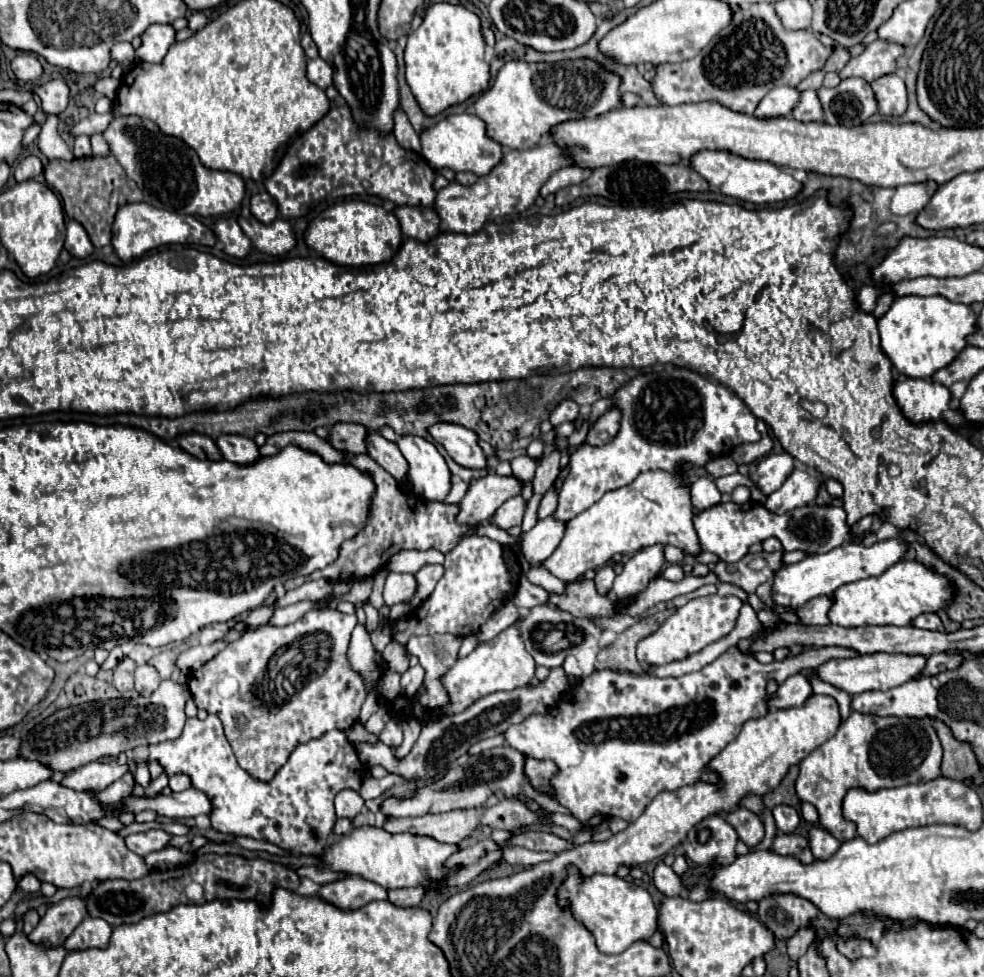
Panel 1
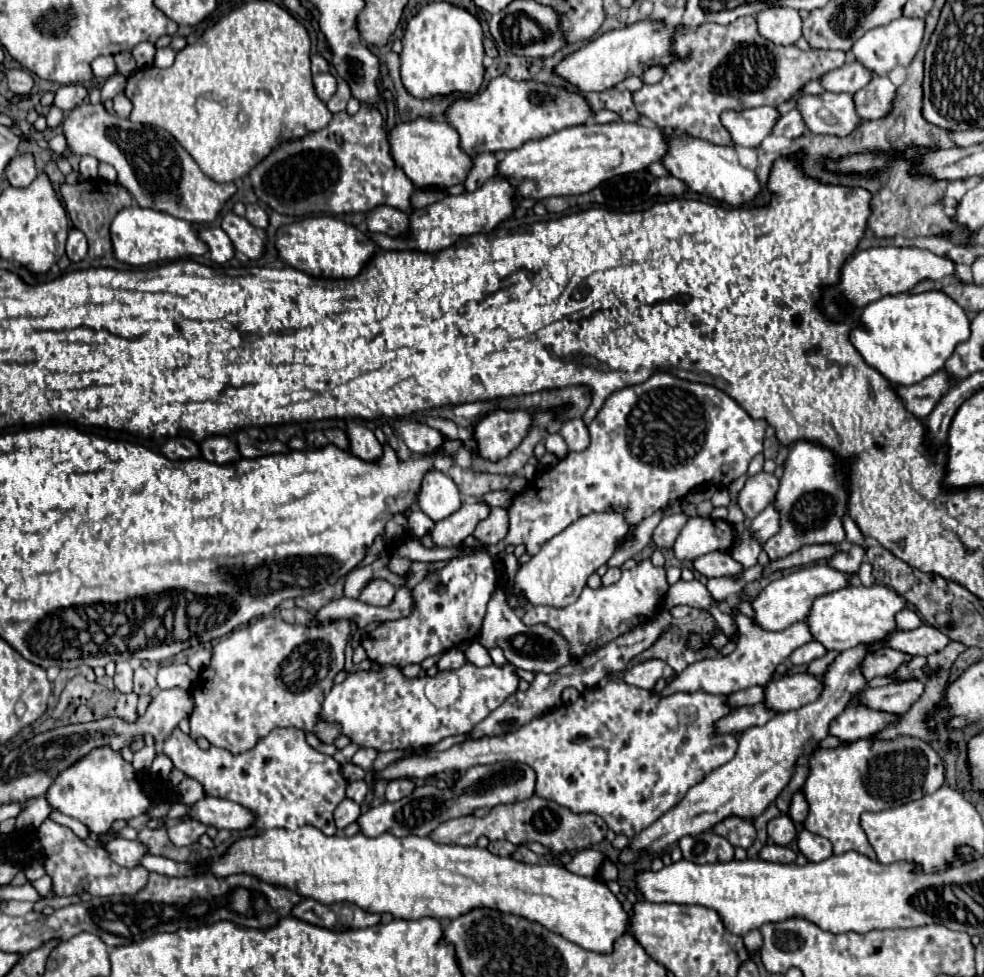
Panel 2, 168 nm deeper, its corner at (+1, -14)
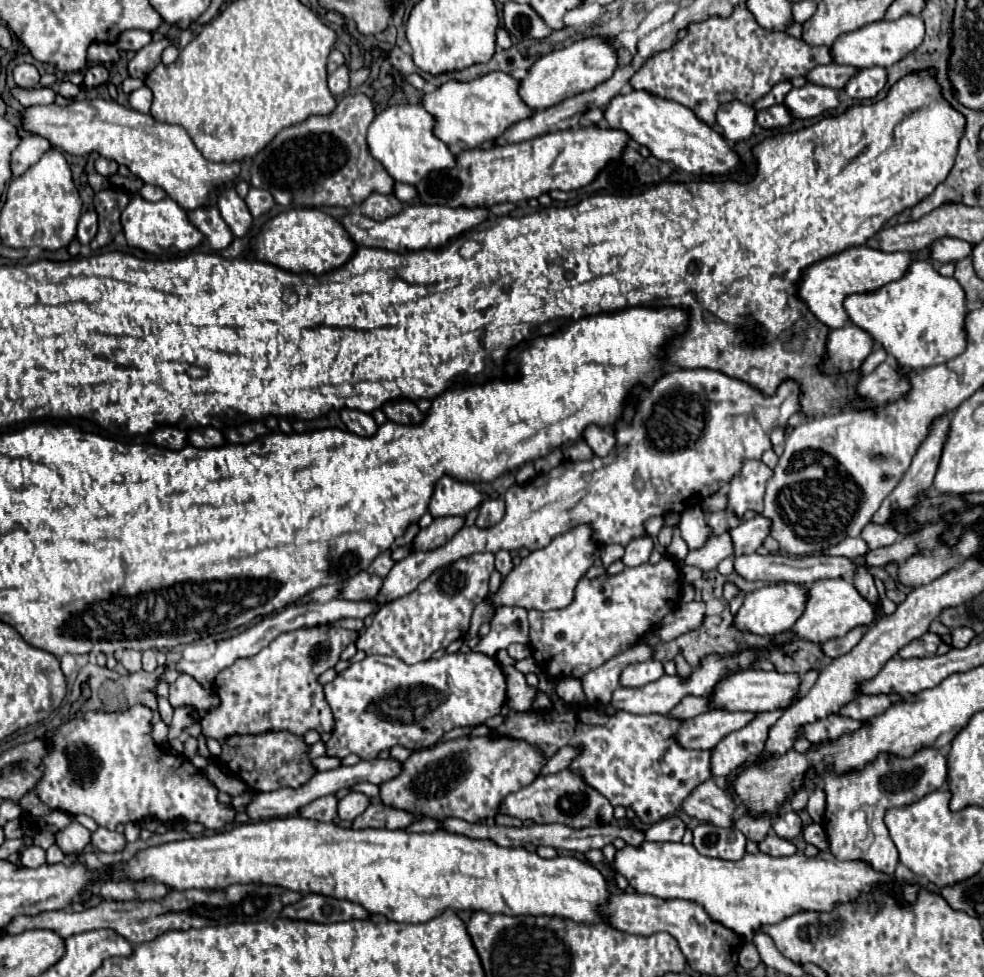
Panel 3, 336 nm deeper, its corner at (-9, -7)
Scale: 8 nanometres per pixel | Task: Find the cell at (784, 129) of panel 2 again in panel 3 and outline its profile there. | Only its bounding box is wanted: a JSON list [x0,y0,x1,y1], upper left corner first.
[758,105,792,129]

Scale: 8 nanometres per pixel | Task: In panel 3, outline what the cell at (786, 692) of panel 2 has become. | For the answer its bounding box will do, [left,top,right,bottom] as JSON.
[710,671,800,711]

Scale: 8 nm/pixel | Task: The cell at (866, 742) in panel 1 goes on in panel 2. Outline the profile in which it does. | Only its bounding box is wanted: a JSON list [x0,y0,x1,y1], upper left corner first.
[804,738,944,860]

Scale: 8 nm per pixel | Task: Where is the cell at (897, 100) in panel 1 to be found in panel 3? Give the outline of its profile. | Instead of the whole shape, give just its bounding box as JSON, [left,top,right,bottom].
[844,67,888,99]

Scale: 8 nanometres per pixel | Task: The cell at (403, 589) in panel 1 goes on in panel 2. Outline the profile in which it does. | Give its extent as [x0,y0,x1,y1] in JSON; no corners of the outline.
[358,580,396,606]

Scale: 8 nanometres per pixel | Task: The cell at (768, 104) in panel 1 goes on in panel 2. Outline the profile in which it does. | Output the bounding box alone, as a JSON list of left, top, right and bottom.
[722,106,780,146]

